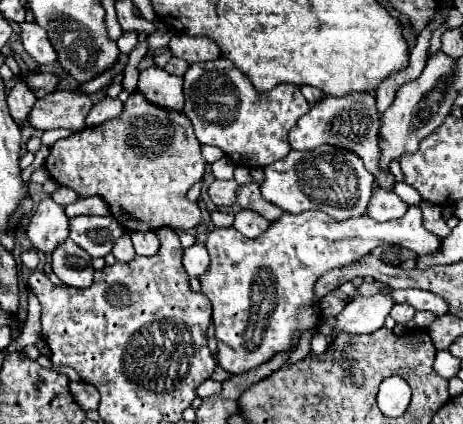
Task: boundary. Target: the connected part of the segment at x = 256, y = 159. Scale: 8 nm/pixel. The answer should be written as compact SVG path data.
M217 58L211 62L191 64L185 78L185 108L201 144L221 148L237 166L265 168L287 156L291 146L287 142L289 130L309 110L299 86L279 84L271 92L257 92L249 78L227 60Z

